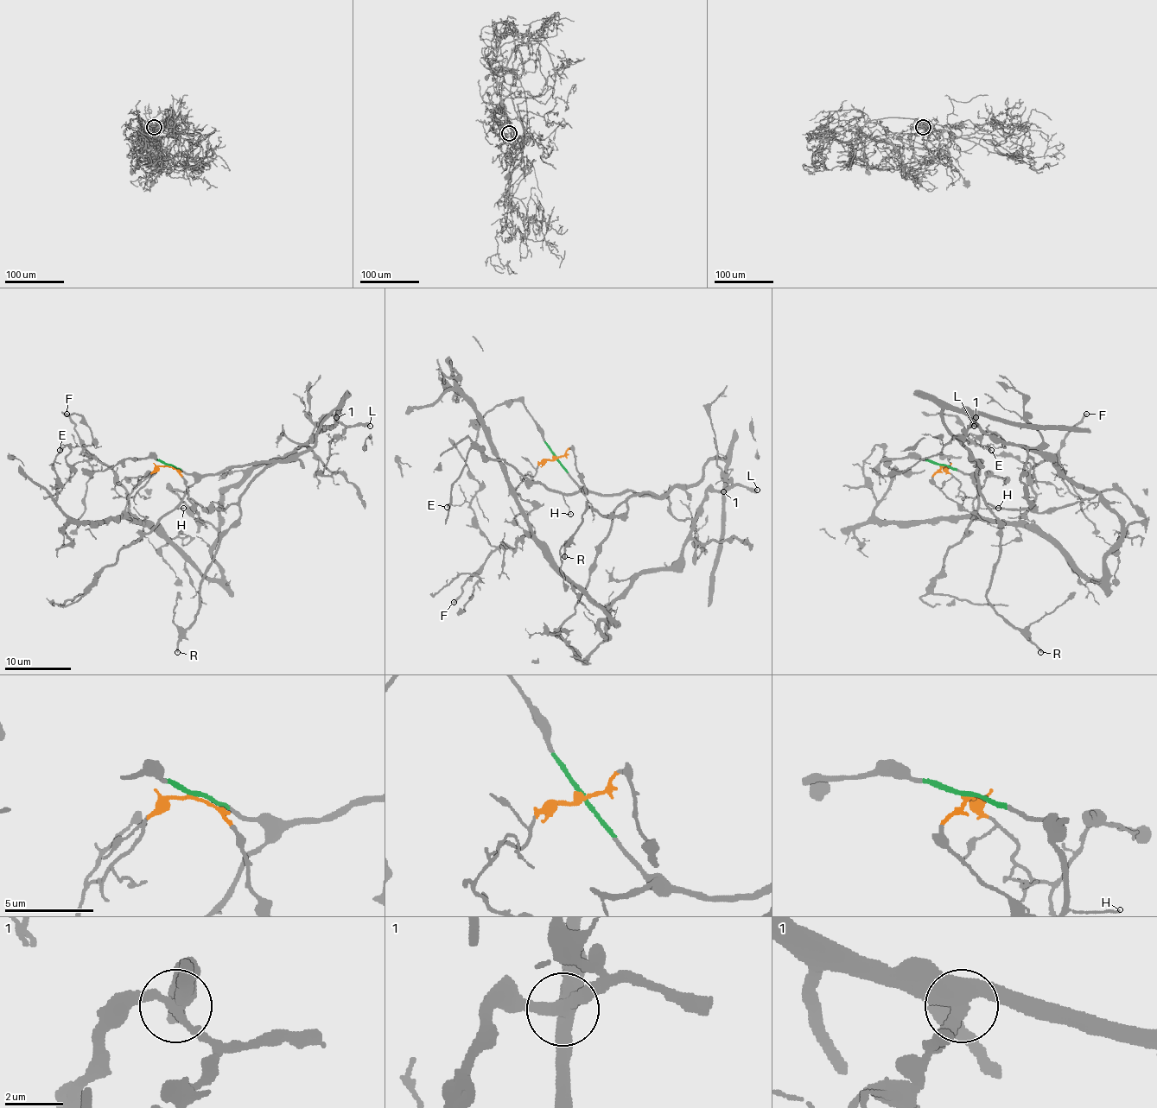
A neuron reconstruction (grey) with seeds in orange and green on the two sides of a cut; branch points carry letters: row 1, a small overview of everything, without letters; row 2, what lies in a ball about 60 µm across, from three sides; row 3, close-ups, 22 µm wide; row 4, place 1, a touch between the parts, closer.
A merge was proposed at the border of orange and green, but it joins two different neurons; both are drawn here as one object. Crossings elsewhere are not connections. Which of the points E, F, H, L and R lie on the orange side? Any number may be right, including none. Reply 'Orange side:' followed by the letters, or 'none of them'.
Orange side: E, F, L

